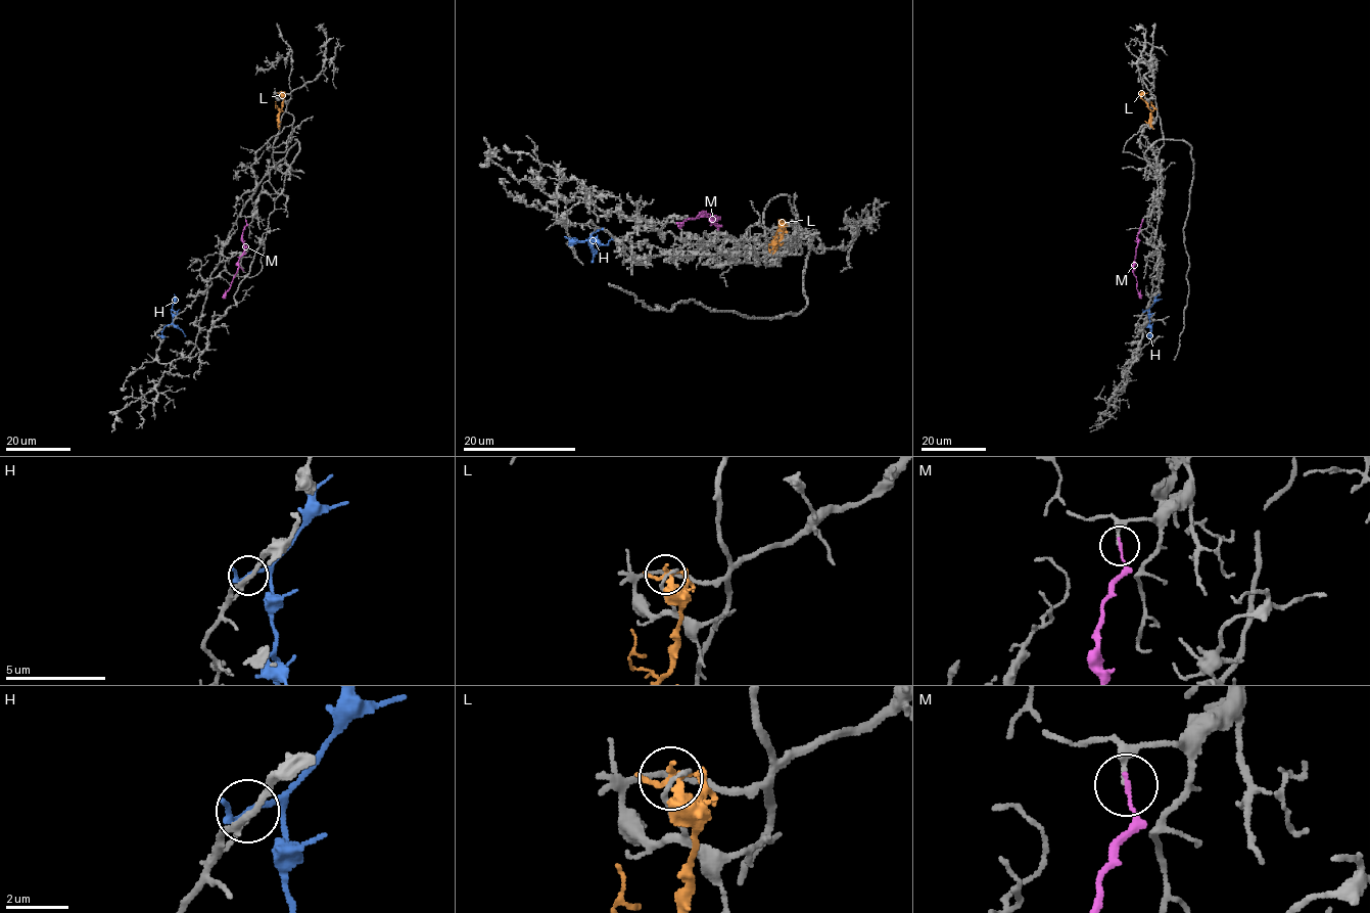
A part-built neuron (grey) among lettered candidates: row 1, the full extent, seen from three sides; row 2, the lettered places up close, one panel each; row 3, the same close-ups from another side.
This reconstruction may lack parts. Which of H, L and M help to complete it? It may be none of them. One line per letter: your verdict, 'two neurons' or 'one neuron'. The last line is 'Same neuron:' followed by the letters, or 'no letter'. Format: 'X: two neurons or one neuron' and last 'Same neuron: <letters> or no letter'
H: two neurons
L: two neurons
M: two neurons
Same neuron: no letter

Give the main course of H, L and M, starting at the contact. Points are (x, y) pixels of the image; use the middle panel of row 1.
H: (593, 233), (587, 239), (589, 240), (571, 242), (564, 236)
L: (778, 229), (780, 225), (783, 226), (783, 235), (774, 243), (775, 247)
M: (717, 228), (712, 220), (714, 218), (705, 213), (677, 226)

